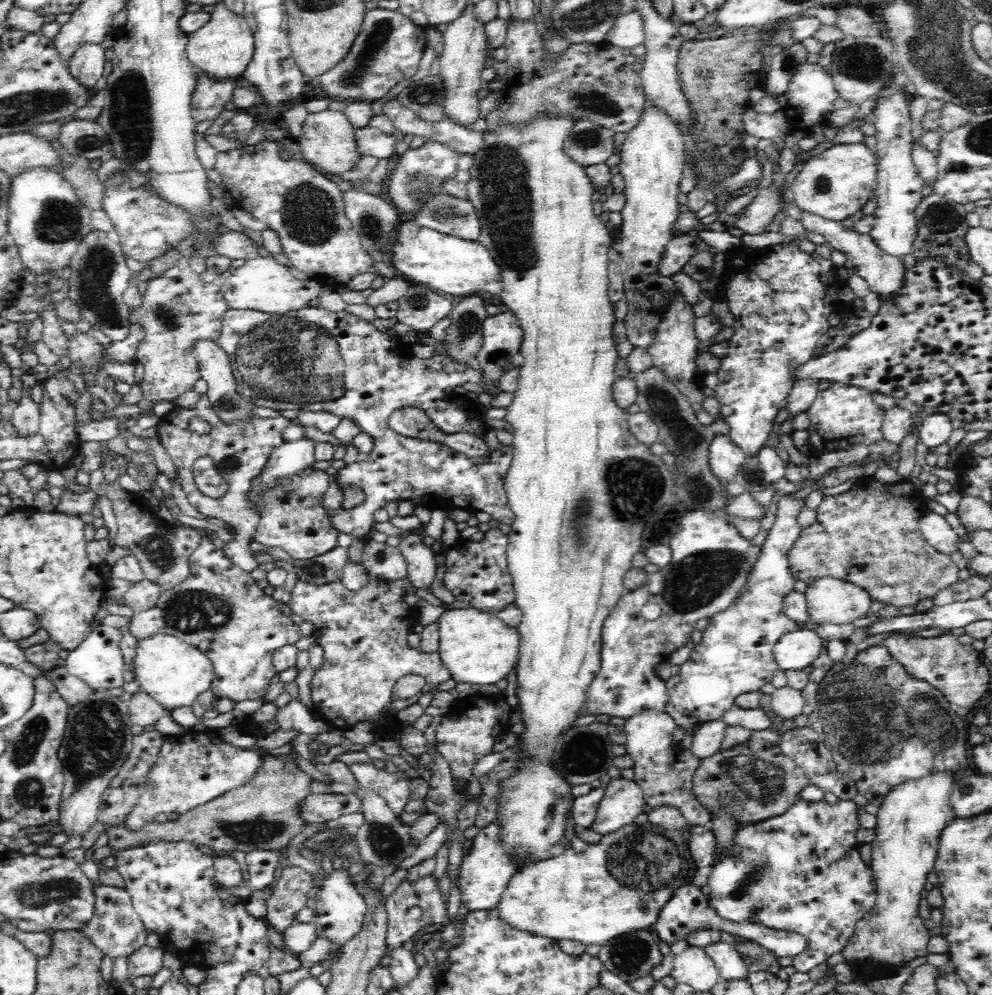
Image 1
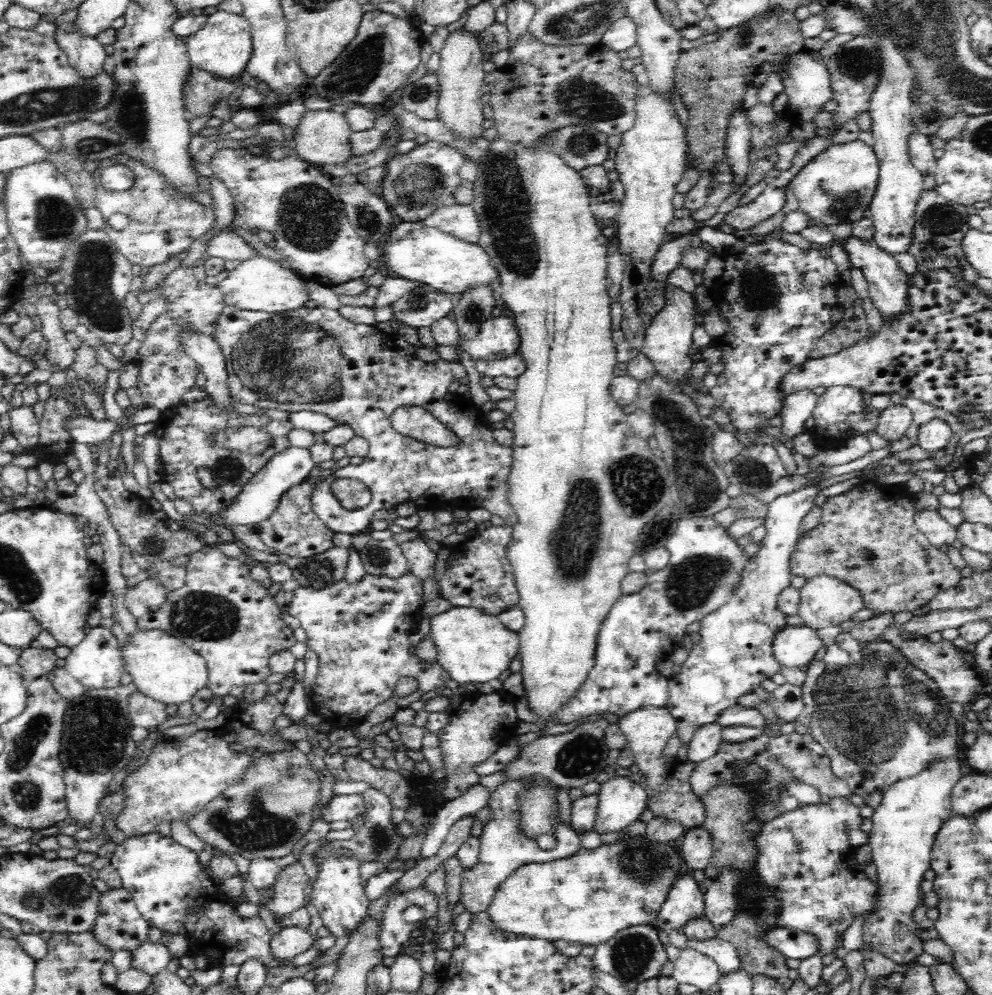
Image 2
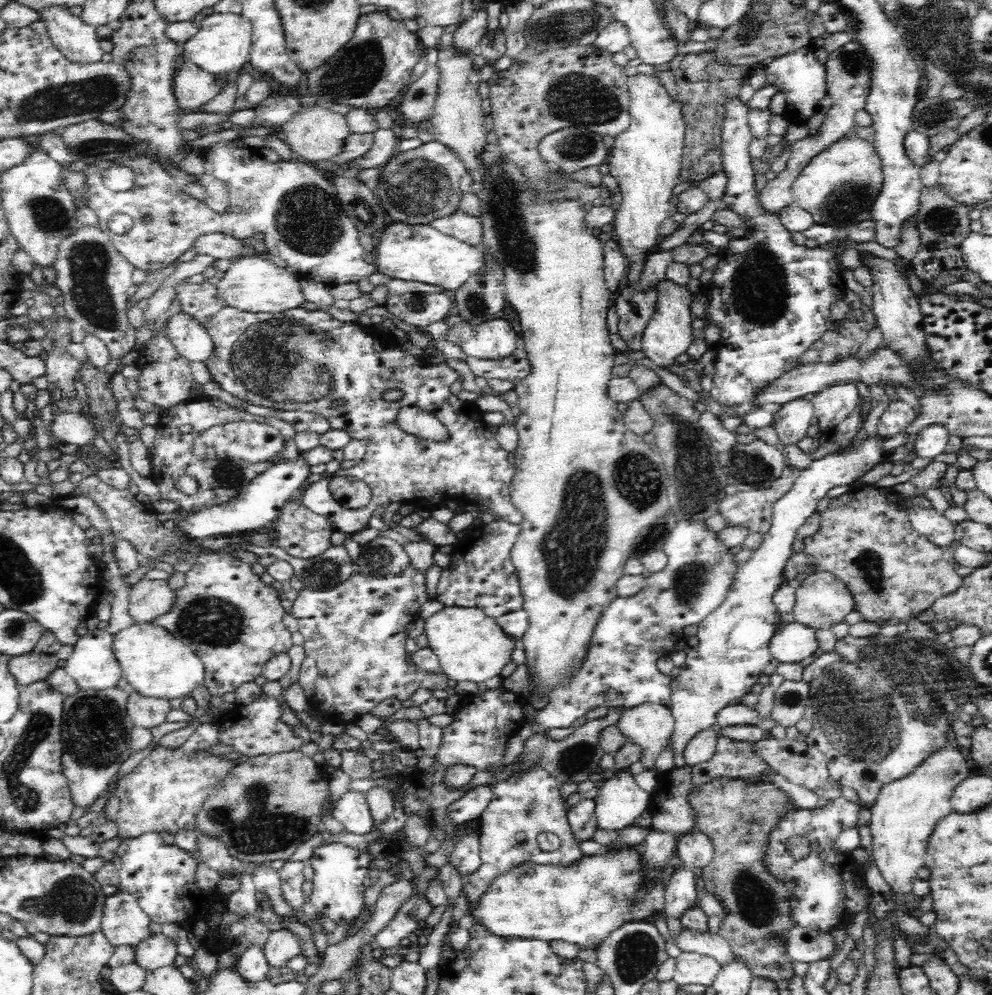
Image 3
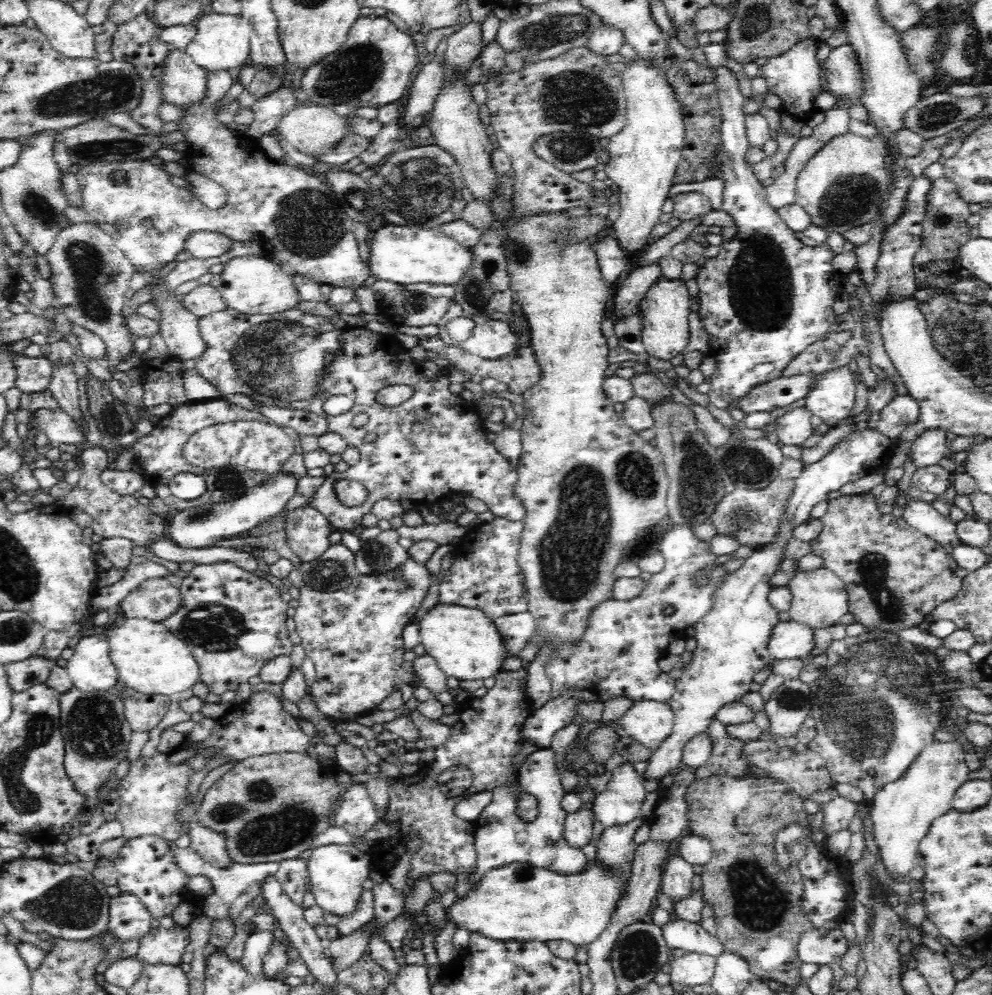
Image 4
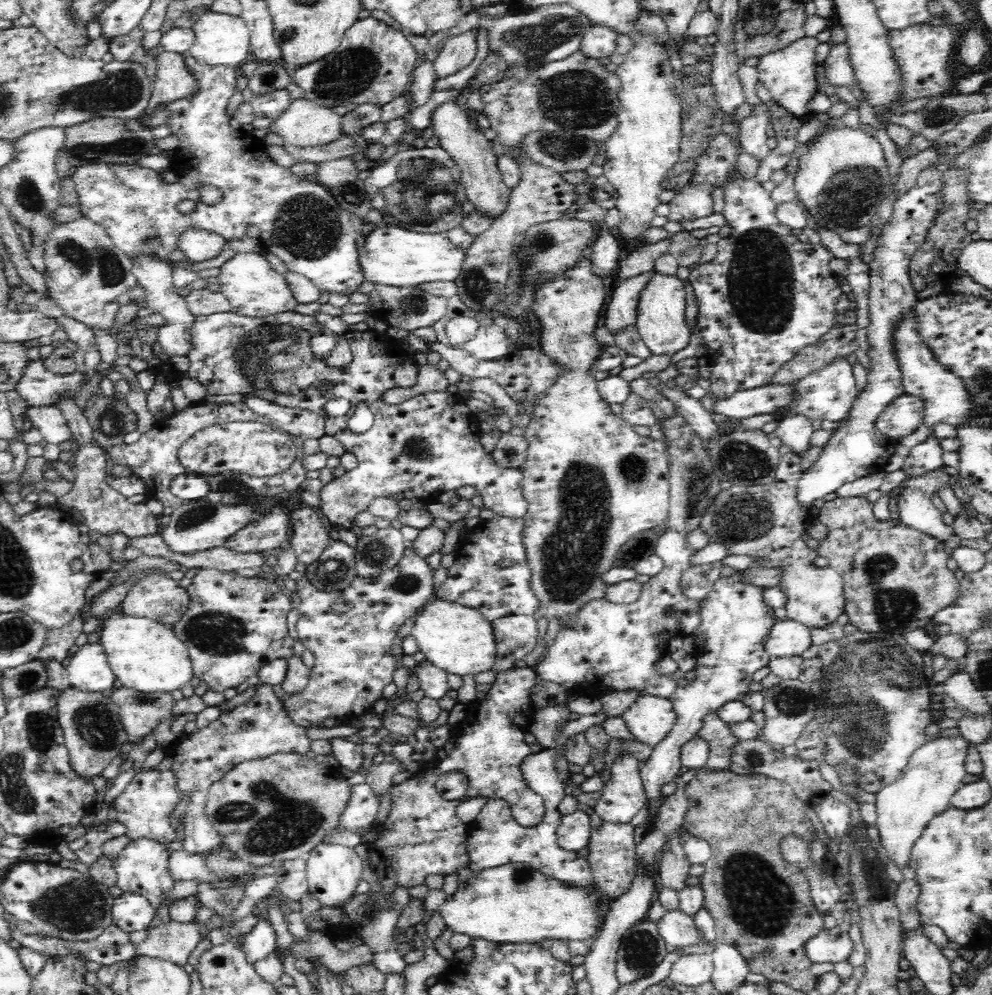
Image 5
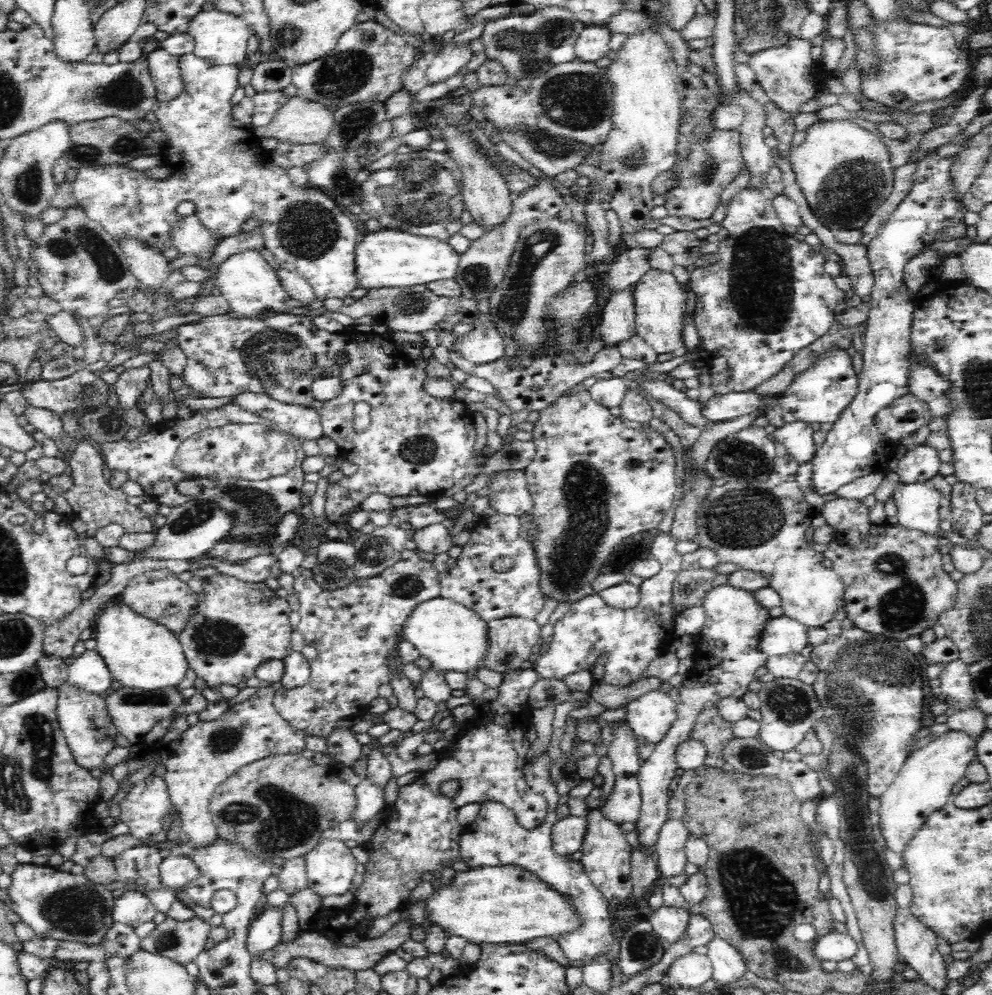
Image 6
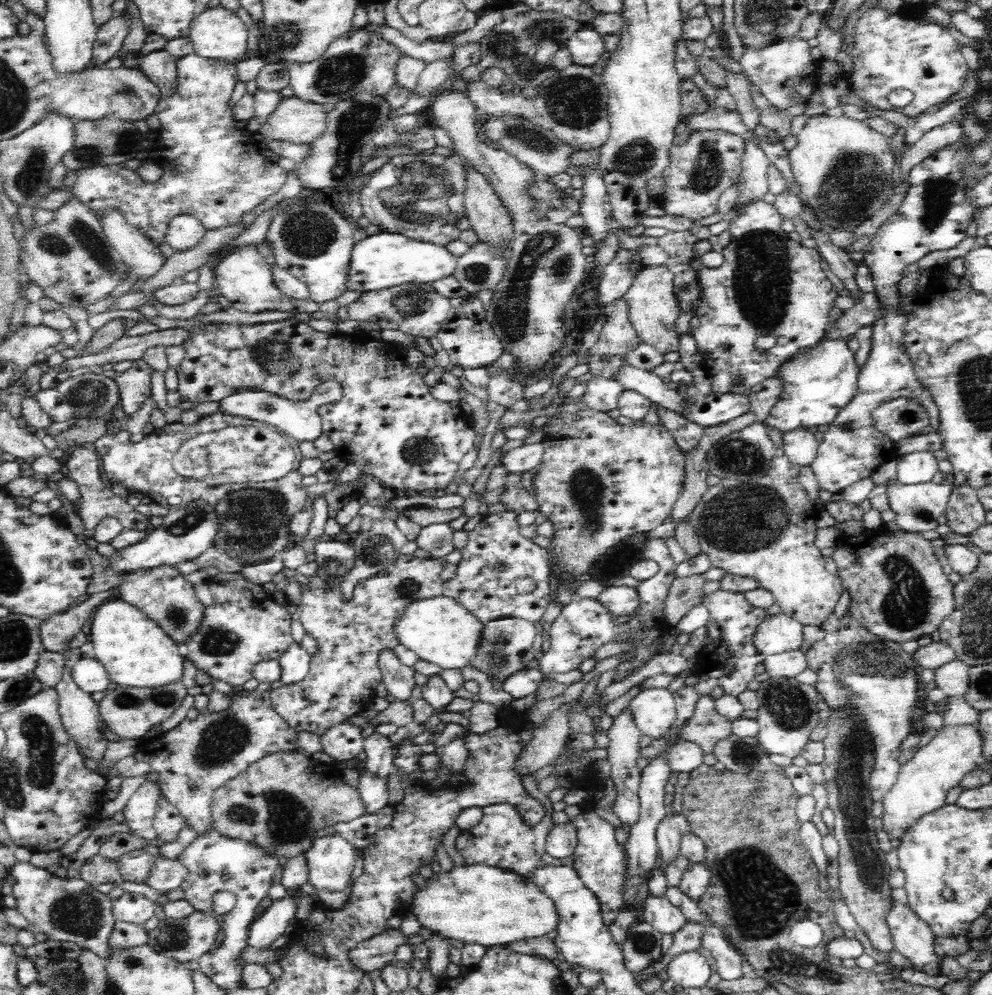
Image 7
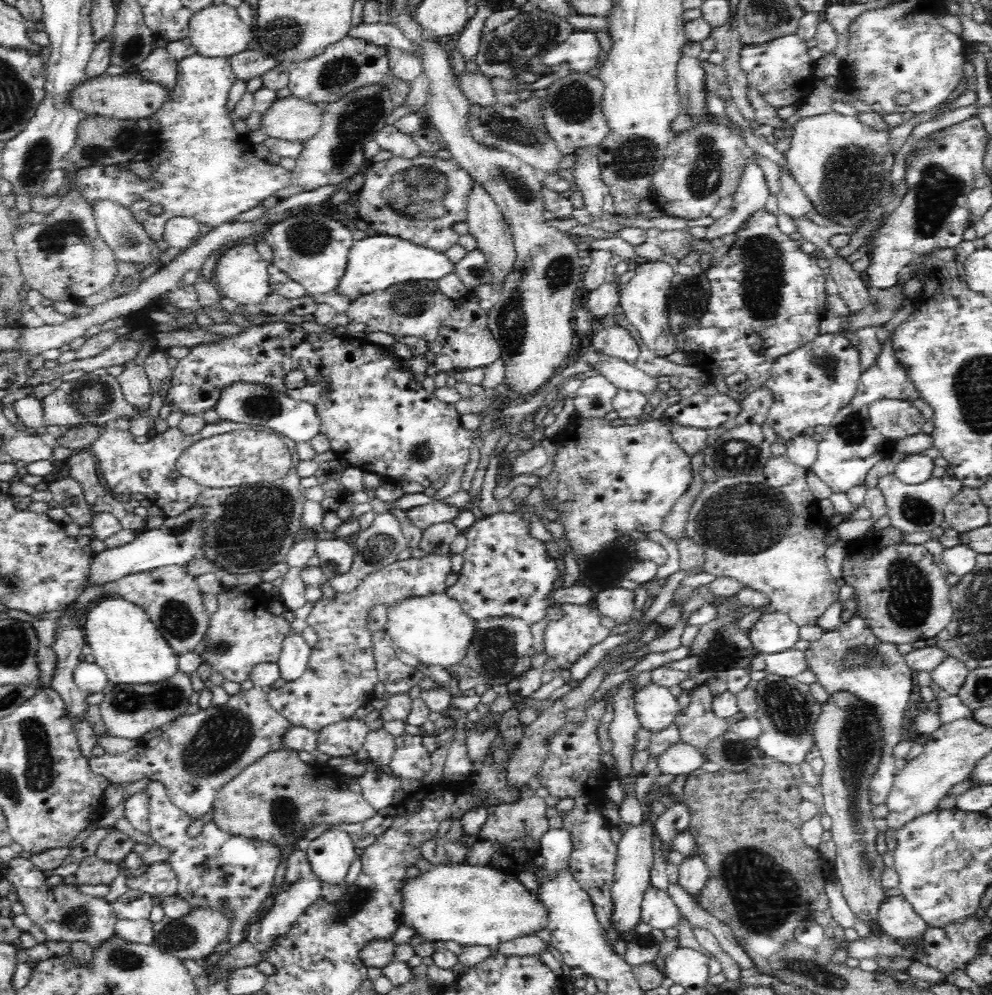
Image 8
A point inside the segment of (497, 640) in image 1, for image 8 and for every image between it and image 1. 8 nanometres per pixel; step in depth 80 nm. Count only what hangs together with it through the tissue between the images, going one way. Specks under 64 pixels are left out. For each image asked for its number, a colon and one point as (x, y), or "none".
2: (472, 646)
3: (470, 645)
4: (464, 642)
5: (458, 639)
6: (451, 636)
7: (440, 630)
8: (434, 628)

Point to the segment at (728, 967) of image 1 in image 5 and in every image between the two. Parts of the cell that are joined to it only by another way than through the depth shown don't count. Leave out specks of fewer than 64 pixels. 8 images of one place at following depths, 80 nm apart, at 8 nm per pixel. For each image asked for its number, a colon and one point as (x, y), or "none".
2: (723, 953)
3: (708, 944)
4: (690, 937)
5: (678, 930)

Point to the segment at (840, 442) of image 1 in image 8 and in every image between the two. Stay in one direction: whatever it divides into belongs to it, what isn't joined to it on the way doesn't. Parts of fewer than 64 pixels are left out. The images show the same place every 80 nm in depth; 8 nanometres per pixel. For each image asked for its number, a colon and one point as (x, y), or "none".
2: (840, 412)
3: (832, 405)
4: (830, 396)
5: (828, 394)
6: (821, 393)
7: (819, 381)
8: (811, 384)

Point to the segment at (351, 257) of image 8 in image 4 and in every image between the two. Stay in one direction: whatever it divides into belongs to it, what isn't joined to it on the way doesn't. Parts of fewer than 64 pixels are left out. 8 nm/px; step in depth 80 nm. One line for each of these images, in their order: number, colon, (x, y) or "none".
4: (403, 255)
5: (393, 256)
6: (388, 258)
7: (383, 260)

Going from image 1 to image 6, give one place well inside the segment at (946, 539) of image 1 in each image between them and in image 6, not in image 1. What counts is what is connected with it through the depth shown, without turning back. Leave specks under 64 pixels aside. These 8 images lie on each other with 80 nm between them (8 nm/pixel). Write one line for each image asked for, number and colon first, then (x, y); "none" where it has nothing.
2: (942, 535)
3: (927, 522)
4: (922, 516)
5: (917, 511)
6: (918, 504)

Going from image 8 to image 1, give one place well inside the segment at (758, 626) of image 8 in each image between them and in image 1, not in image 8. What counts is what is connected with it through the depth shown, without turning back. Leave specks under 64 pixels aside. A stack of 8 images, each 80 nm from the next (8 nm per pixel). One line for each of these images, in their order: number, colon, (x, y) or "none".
1: (796, 649)
2: (793, 646)
3: (792, 642)
4: (790, 640)
5: (786, 638)
6: (781, 635)
7: (776, 634)

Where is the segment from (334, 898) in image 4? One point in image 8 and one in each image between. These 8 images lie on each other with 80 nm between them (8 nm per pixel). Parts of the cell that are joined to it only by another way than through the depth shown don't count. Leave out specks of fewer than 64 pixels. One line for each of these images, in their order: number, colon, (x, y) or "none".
5: (333, 871)
6: (330, 865)
7: (330, 859)
8: (330, 854)

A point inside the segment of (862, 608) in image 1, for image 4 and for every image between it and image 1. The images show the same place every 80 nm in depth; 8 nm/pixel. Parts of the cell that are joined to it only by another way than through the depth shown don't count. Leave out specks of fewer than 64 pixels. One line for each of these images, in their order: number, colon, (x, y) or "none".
2: (824, 601)
3: (822, 600)
4: (819, 599)

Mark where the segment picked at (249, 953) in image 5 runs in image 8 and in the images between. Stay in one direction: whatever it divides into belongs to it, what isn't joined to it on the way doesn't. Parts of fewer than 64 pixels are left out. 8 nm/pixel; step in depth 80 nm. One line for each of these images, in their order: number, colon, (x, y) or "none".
6: (265, 932)
7: (273, 923)
8: (290, 903)

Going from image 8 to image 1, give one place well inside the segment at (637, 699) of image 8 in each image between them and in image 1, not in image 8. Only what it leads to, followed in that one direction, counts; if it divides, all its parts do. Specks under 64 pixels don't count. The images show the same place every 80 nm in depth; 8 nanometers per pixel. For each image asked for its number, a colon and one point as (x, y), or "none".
1: (665, 774)
2: (670, 797)
3: (649, 726)
4: (649, 721)
5: (650, 718)
6: (649, 716)
7: (654, 710)

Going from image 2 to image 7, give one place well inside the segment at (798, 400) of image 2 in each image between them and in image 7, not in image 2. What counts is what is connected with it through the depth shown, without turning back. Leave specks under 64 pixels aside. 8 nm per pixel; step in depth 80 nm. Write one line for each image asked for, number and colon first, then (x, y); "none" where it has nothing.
3: (791, 421)
4: (793, 428)
5: (795, 431)
6: (797, 438)
7: (800, 446)

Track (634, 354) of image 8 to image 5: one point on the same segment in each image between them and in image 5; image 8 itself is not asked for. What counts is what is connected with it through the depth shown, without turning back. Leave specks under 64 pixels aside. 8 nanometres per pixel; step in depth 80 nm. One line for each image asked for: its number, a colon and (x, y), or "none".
5: (621, 312)
6: (617, 324)
7: (618, 337)

